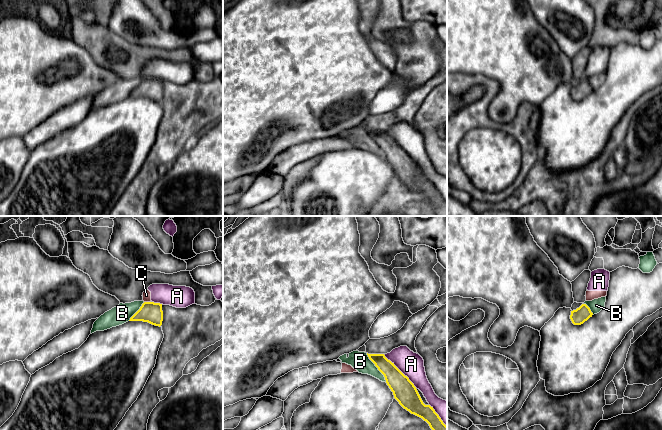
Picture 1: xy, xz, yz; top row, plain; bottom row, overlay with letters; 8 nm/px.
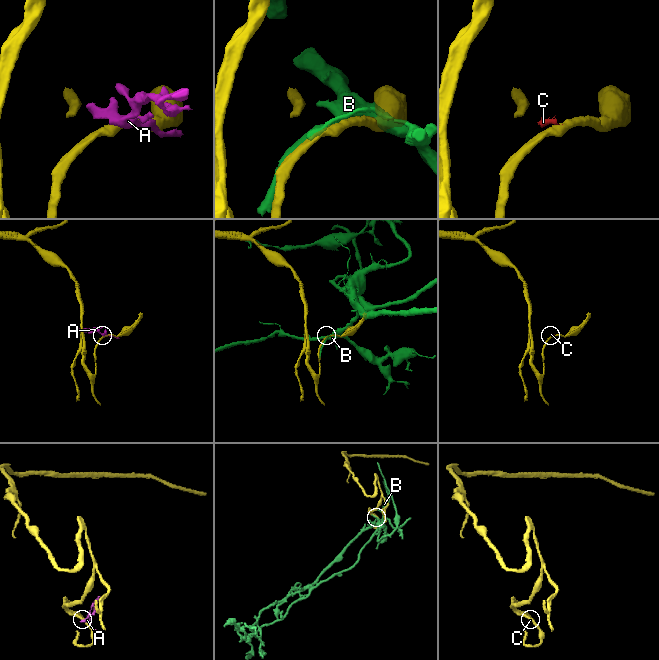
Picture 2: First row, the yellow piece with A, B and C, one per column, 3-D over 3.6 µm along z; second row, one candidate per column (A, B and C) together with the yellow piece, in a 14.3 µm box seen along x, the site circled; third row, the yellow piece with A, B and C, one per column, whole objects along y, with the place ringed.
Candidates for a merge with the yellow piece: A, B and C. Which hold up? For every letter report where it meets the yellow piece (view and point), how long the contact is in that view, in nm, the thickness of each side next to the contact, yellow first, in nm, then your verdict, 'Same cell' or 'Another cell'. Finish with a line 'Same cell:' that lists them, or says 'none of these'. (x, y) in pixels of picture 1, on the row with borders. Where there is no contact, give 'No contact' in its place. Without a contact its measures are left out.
A: Touches yellow at xz (399, 370). Shared border 380 nm. Thickness 190 nm (yellow) against 200 nm. Another cell
B: Touches yellow at xz (376, 366). Shared border 280 nm. Thickness 170 nm (yellow) against 150 nm. Another cell
C: Touches yellow at xy (147, 302). Shared border 60 nm. Thickness 170 nm (yellow) against 70 nm. Another cell
Same cell: none of these

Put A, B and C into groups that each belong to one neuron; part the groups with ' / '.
A C / B

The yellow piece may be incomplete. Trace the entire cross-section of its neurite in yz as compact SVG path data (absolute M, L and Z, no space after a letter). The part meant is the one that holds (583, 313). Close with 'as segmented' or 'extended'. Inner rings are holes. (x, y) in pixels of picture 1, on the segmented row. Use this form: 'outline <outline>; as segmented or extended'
outline M582 304L576 310L571 311L570 319L574 325L581 325L592 315L590 308L586 304Z; as segmented

